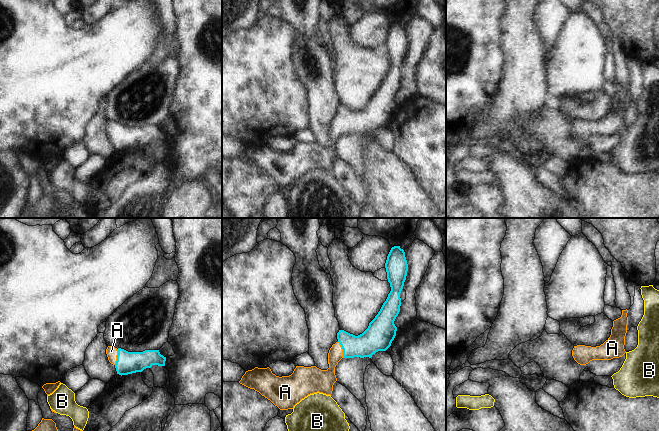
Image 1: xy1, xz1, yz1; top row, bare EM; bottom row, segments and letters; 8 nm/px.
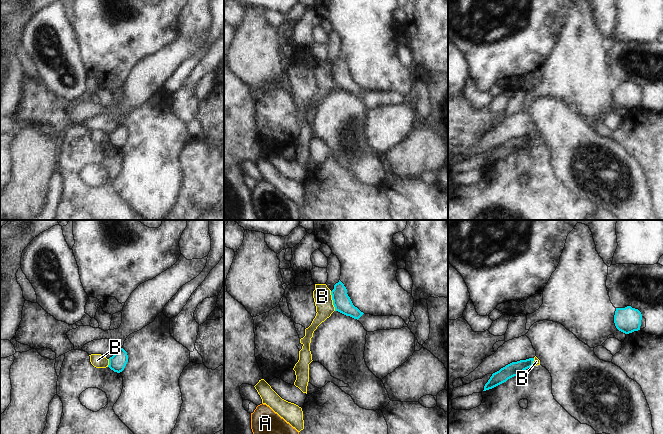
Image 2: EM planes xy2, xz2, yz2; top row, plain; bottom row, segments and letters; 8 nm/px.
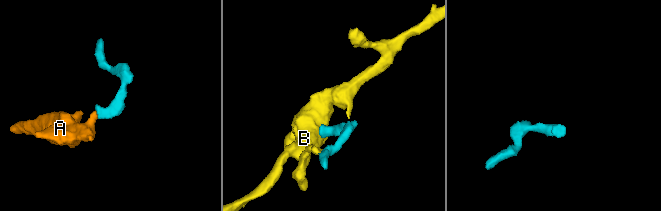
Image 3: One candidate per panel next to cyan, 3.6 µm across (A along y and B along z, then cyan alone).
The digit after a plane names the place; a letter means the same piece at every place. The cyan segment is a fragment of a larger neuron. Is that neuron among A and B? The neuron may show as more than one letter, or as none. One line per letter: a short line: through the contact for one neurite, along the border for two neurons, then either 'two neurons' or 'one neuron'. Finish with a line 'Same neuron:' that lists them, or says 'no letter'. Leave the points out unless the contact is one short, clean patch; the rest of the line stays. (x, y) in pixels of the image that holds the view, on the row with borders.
A: line xz1 (372, 340), (365, 345), (342, 348), (335, 354); one neuron
B: line xz2 (330, 291), (335, 310); two neurons
Same neuron: A

